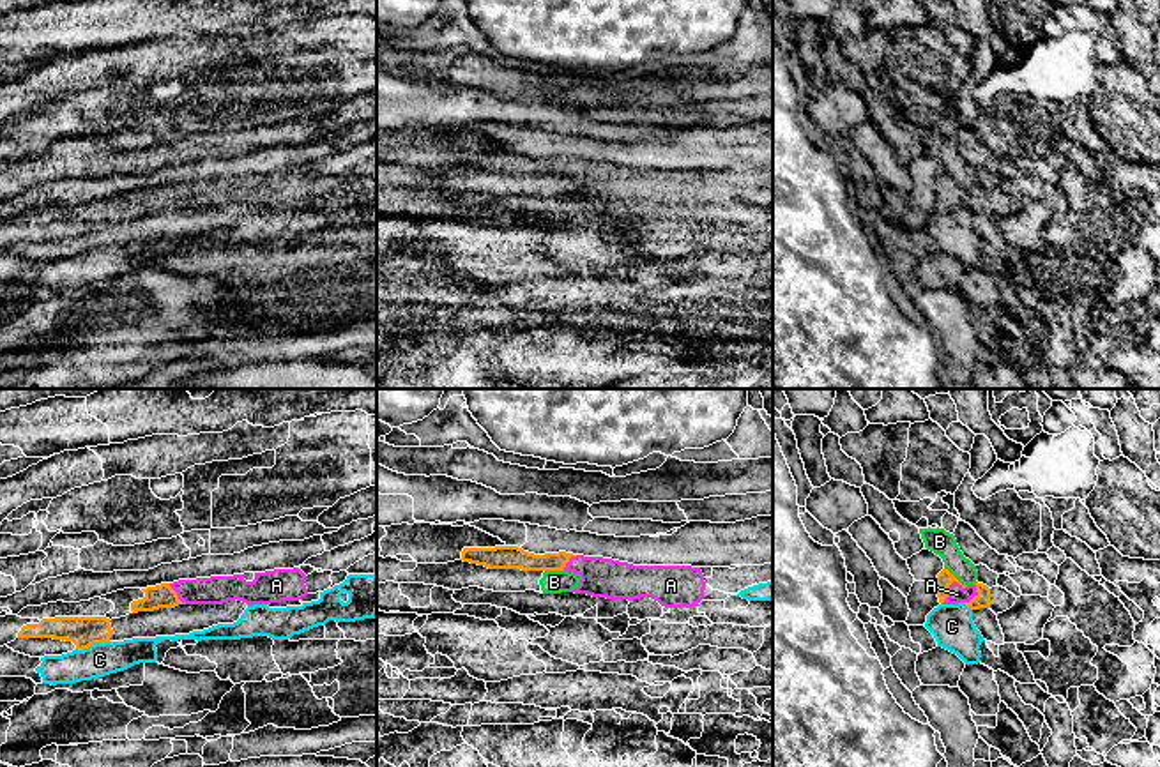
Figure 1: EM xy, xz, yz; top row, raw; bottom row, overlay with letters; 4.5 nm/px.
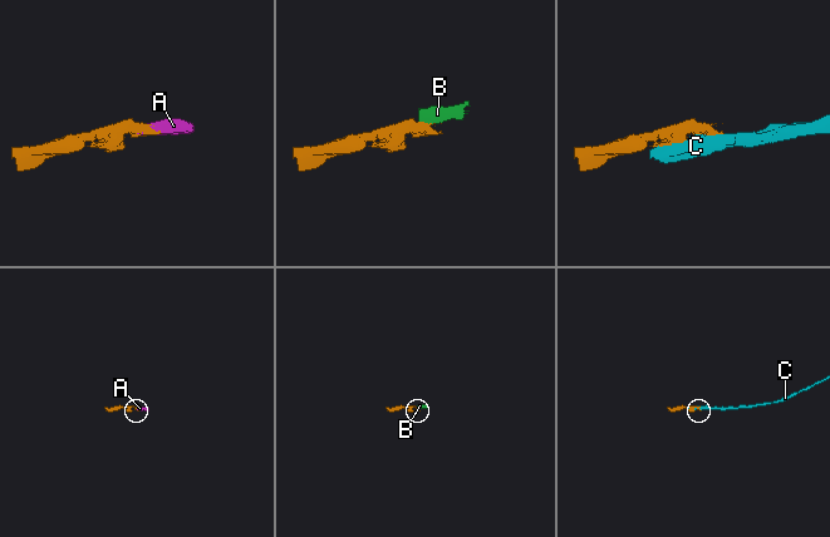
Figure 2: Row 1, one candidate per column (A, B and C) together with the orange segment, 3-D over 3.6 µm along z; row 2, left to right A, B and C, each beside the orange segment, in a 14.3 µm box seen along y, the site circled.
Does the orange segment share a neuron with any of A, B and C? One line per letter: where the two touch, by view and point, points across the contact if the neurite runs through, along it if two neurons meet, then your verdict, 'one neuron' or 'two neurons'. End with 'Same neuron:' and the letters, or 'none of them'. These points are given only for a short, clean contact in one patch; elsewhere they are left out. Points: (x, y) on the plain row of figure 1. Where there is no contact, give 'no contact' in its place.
A: meets orange in yz at (950, 188); runs through yz (945, 182), (950, 188), (957, 198); one neuron
B: meets orange in yz at (953, 181); border along yz (945, 172), (966, 189); two neurons
C: meets orange in xy at (91, 248); border along xy (108, 244), (75, 255); two neurons
Same neuron: A

